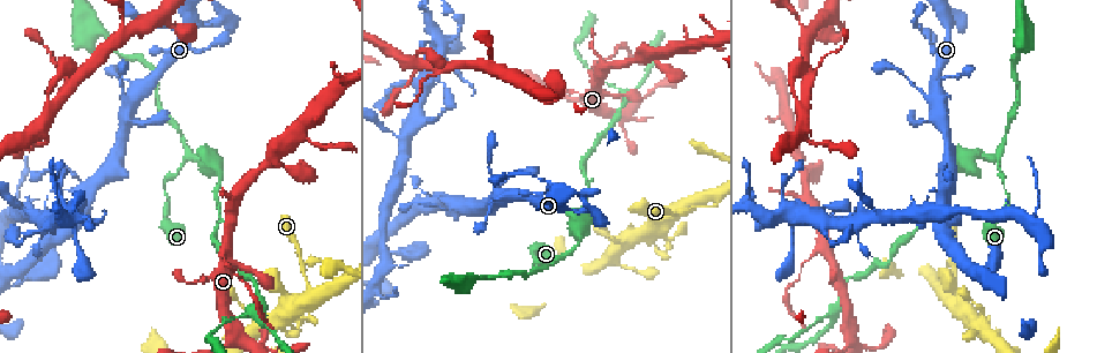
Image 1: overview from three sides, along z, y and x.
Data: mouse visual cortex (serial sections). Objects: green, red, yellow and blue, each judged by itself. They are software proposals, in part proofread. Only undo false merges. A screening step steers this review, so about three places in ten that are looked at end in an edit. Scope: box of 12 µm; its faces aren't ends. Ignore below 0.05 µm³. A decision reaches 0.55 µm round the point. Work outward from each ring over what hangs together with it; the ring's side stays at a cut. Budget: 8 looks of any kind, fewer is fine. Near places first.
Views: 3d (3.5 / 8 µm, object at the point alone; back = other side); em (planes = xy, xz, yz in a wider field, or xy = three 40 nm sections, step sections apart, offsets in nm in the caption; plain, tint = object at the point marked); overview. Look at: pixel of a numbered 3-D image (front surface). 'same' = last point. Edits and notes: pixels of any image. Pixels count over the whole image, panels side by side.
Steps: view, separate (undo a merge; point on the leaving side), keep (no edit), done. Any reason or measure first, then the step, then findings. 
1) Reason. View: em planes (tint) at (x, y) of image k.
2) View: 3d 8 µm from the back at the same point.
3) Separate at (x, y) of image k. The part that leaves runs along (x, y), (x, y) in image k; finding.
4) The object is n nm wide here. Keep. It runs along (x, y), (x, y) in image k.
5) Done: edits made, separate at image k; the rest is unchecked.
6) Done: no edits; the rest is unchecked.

A narrow waist. View: 3d 3.5 µm at (557, 256) of image 1.

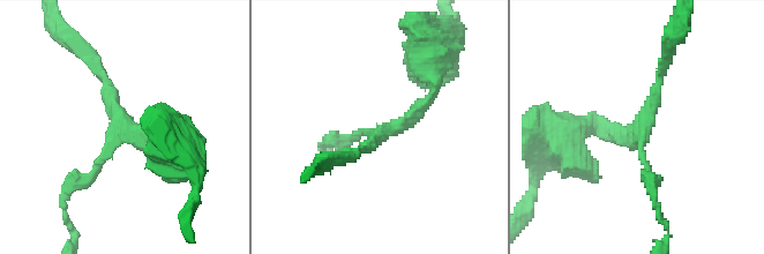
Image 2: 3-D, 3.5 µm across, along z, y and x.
Now the EM. View: em xy step 2 (tint) at (119, 130) of image 2.

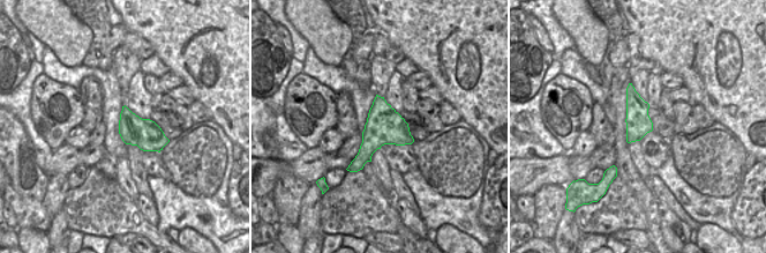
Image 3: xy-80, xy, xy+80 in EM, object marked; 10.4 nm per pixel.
The arms are 150, 200, 200 nm wide. Keep. It runs along (330, 141), (397, 126), (433, 82) in image 2; continuous, no second cell.

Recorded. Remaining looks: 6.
Four arms meet. View: 3d 3.5 µm at (85, 193) of image 1.

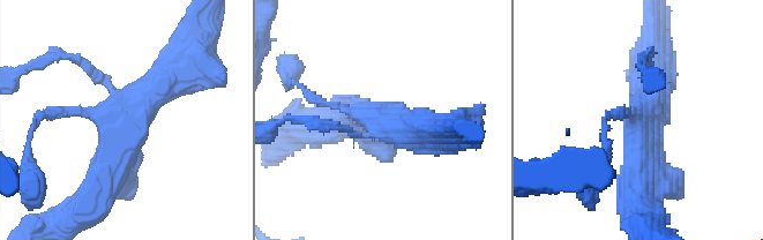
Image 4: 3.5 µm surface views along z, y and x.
4 arms meet here; the arms are 100, 100, 500, 500 nm wide. View: em xy step 2 (tint) at (644, 121) of image 4.

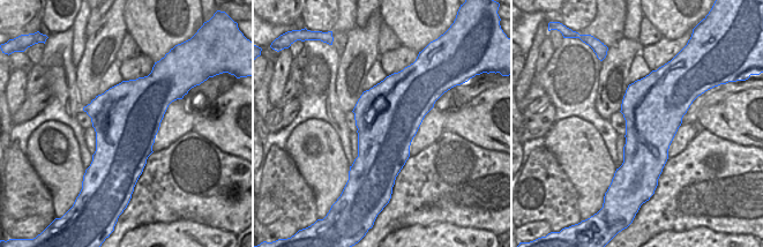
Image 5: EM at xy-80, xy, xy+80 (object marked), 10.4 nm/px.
The object is 700 nm wide here. Keep. It runs along (179, 65), (129, 114), (98, 192) in image 4; continuous, no second cell.

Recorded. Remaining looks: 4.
Side arm on a straight run. View: 3d 8 µm from the back at (592, 85) of image 1.

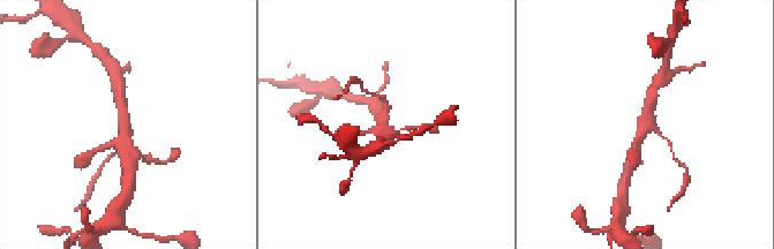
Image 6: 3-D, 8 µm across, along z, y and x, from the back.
View: 3d 3.5 µm at (122, 125) of image 6.

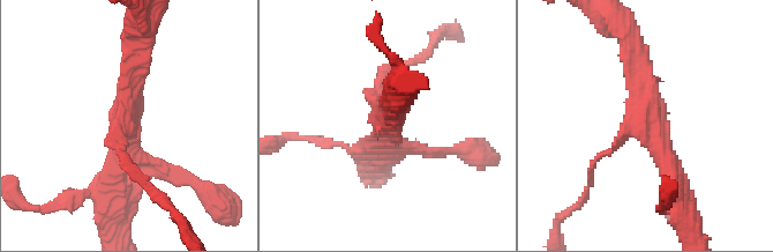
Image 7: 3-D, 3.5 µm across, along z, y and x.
3 arms meet here; the arms are 150, 300, 300 nm wide. View: em xy step 1 (tint) at (126, 122) of image 7.

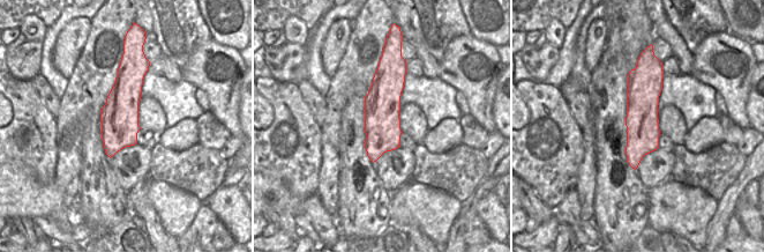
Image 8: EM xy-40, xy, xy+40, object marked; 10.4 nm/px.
Keep. It runs along (681, 192), (647, 124), (630, 50) in image 7; continuous, no second cell.

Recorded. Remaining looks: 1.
Done: no edits; the rest is unchecked.

